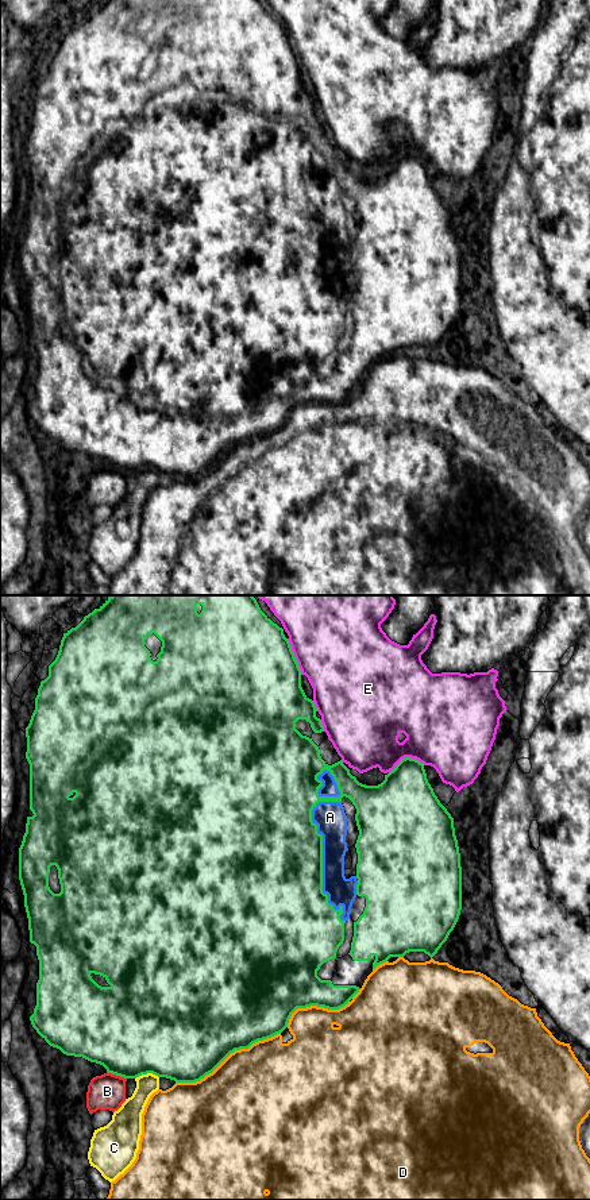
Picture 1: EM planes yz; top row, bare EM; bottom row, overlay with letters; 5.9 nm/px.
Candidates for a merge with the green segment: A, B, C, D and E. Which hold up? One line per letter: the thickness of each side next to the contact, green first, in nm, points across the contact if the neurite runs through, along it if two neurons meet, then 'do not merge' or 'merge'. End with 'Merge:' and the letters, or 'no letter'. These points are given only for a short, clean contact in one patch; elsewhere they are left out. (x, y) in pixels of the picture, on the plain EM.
A: calibres 500 and 180 nm; merge
B: calibres 480 and 200 nm; do not merge
C: calibres 500 and 140 nm; do not merge
D: calibres 500 and 480 nm; do not merge
E: calibres 340 and 400 nm; do not merge
Merge: A

